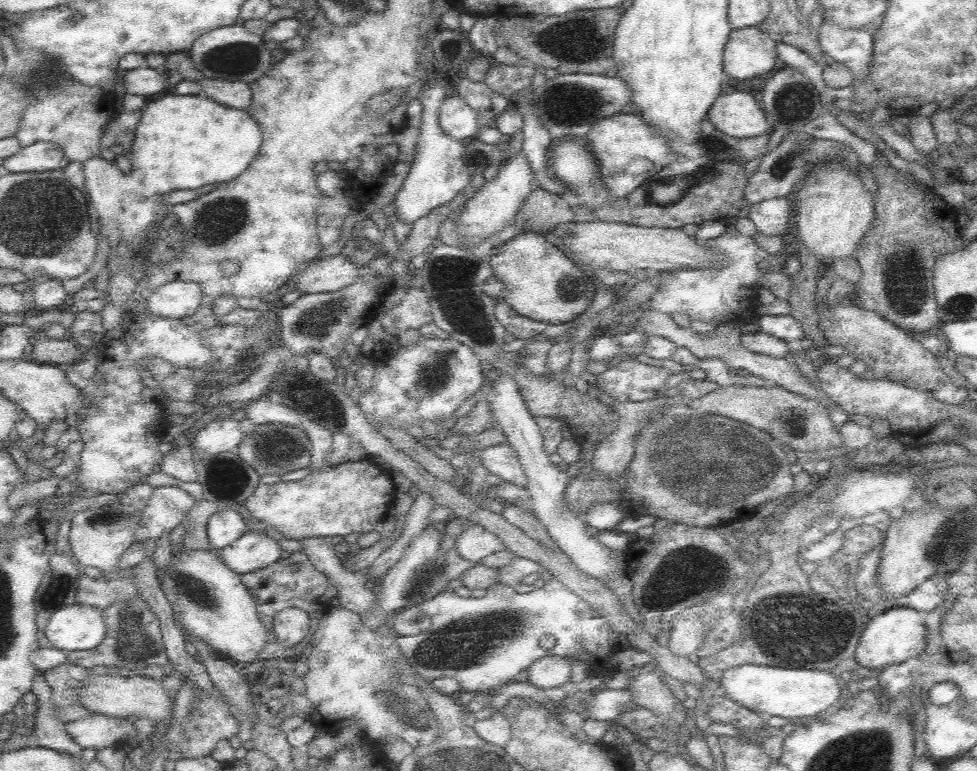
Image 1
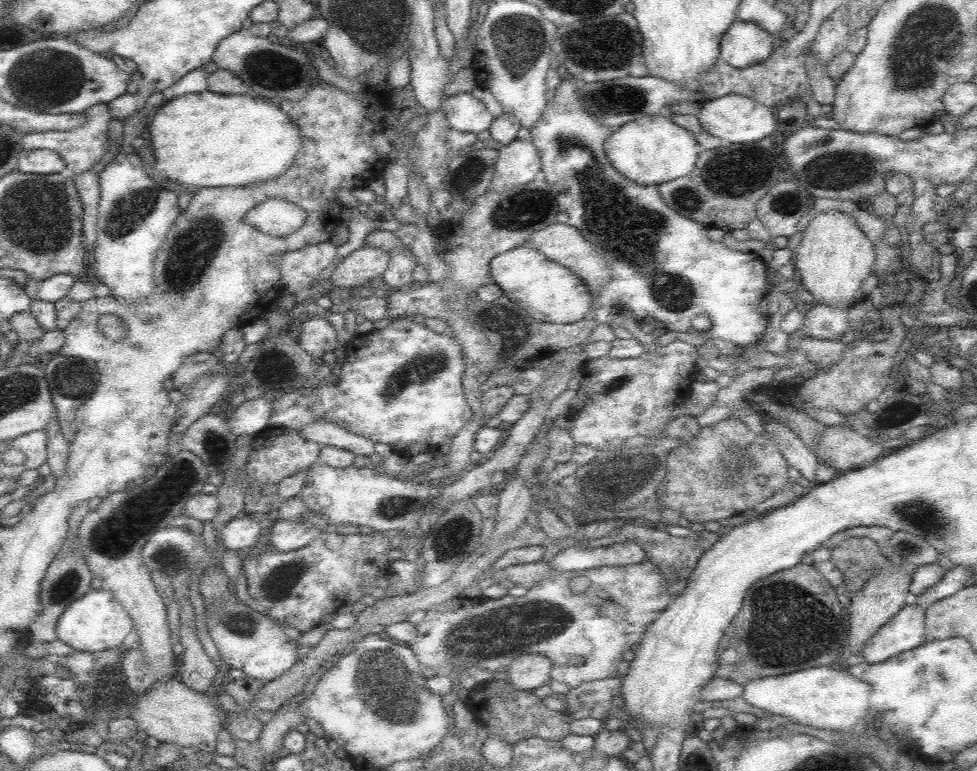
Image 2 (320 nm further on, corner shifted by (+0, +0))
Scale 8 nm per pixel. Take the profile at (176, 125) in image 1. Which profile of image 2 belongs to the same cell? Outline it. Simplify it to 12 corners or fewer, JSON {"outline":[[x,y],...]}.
{"outline":[[186,94],[148,116],[183,189],[280,176],[300,150],[262,98]]}

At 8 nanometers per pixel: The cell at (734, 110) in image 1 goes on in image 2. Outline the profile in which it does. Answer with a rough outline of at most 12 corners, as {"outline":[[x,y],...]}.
{"outline":[[729,94],[701,106],[708,134],[734,144],[776,130],[758,98]]}

